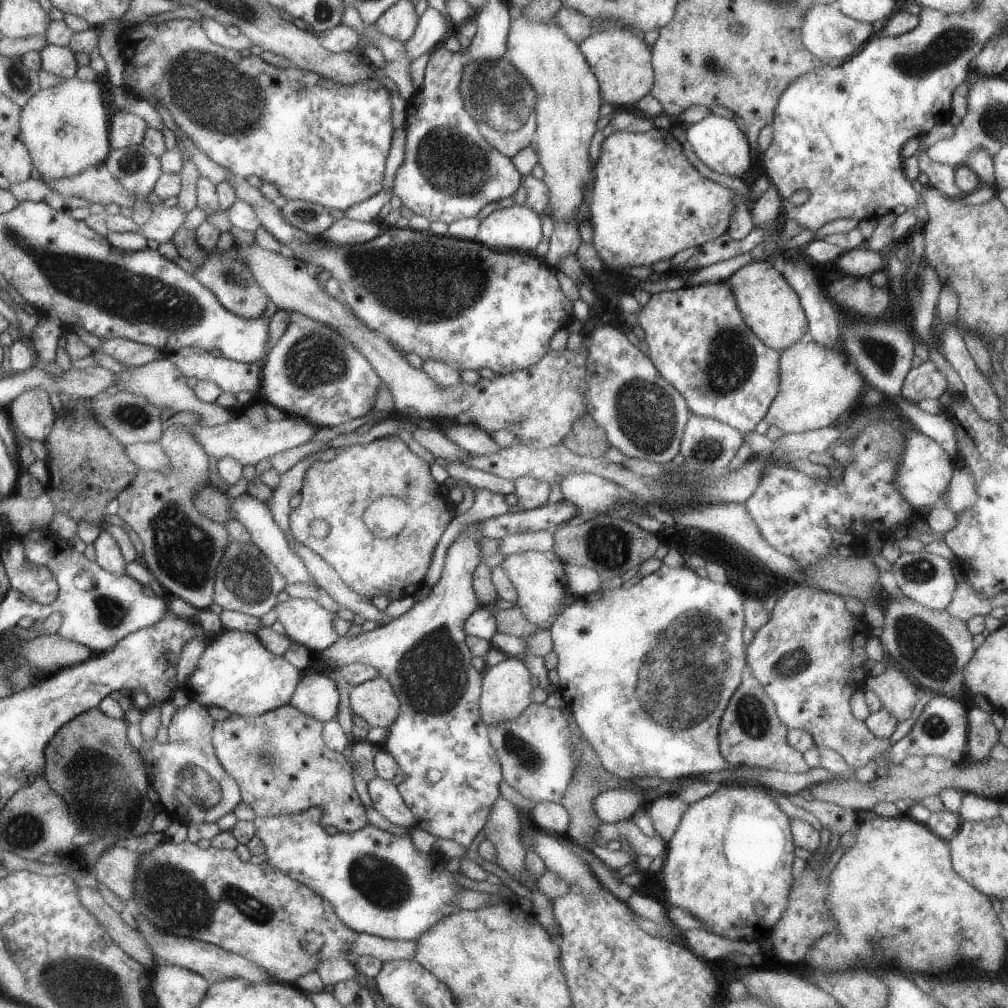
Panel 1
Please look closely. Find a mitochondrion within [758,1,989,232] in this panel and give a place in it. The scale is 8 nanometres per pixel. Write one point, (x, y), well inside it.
(953, 43)

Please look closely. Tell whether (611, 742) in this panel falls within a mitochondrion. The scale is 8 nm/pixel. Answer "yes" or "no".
no

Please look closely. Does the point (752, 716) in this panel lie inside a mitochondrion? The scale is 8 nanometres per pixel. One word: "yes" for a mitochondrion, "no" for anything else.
yes

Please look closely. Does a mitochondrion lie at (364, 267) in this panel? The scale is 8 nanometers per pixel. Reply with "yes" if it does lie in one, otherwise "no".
yes

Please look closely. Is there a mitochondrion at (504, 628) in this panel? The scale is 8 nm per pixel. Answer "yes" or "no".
no

